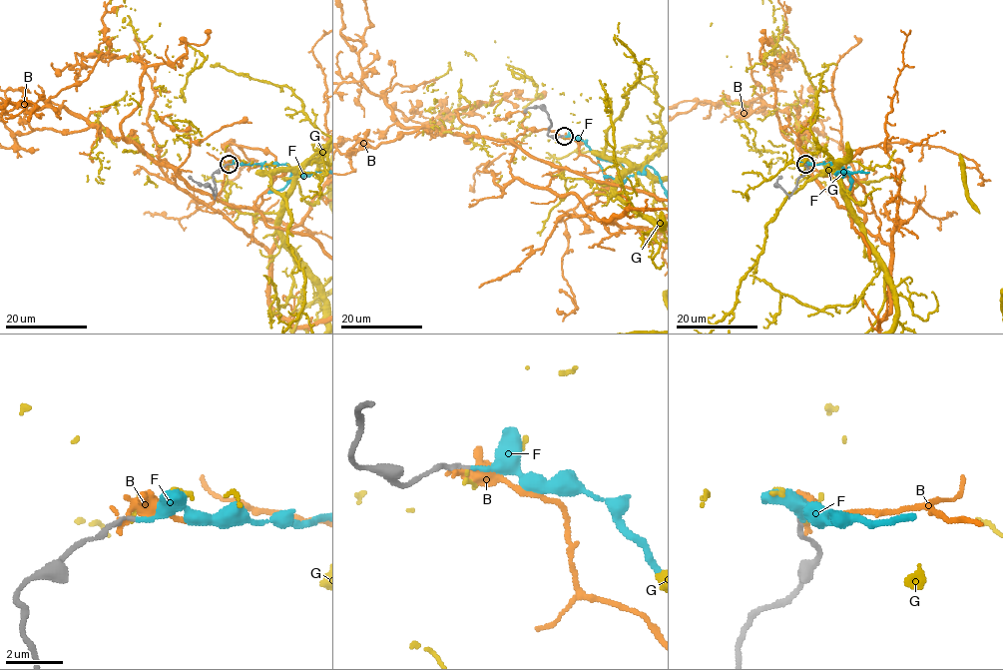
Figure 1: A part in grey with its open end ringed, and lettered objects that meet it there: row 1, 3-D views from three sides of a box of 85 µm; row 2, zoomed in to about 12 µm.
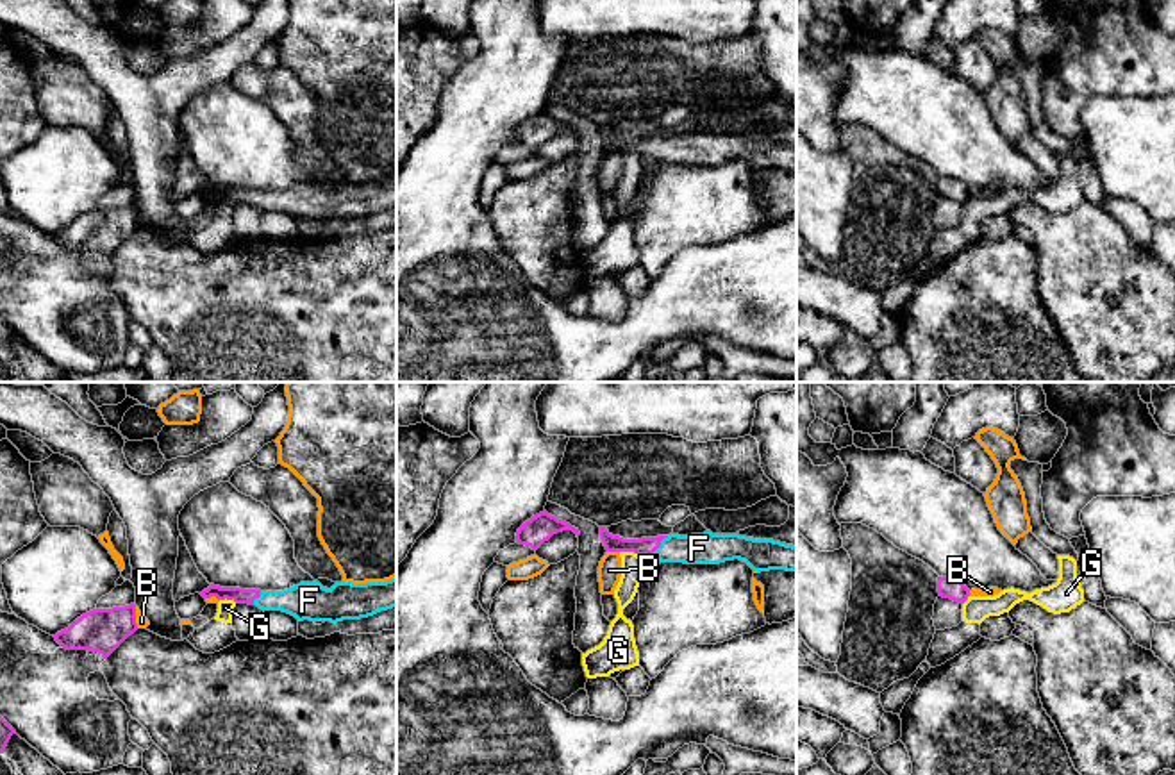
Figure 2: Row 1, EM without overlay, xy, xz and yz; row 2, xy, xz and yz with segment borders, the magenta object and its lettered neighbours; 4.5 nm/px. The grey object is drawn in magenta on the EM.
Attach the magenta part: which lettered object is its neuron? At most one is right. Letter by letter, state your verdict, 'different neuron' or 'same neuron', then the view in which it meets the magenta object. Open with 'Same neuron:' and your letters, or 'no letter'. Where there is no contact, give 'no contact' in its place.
Same neuron: F
B: different neuron | xz
F: same neuron | xz
G: different neuron | xz

